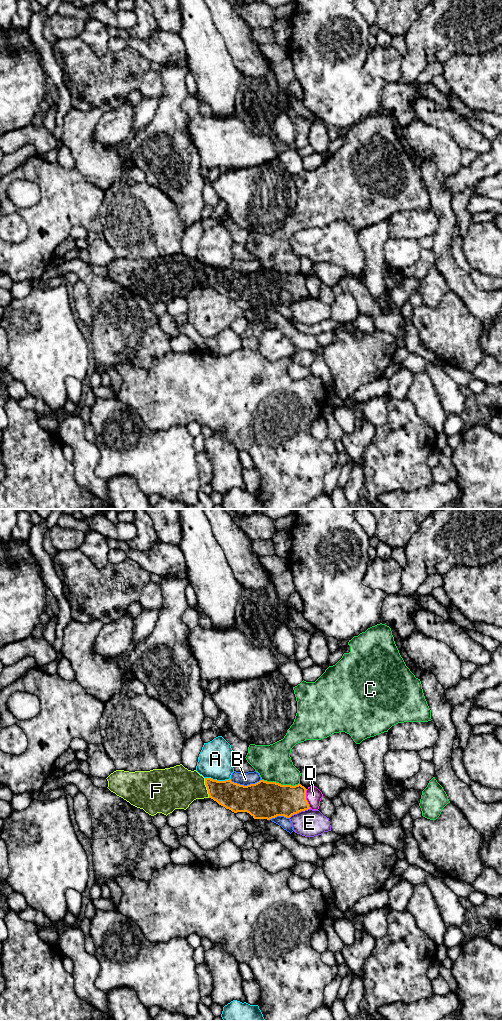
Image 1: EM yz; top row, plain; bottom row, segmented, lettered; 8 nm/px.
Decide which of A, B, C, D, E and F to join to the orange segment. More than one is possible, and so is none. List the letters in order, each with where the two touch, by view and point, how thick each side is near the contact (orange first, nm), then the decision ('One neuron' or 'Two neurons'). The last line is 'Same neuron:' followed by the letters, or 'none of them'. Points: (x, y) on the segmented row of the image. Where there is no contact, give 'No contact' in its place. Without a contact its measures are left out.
A: Touches orange at yz (218, 781). Thickness 220 nm (orange) against 280 nm. Two neurons
B: Touches orange at yz (245, 786). Thickness 300 nm (orange) against 100 nm. Two neurons
C: Touches orange at yz (280, 784). Thickness 300 nm (orange) against 280 nm. Two neurons
D: Touches orange at yz (305, 799). Thickness 260 nm (orange) against 130 nm. Two neurons
E: Touches orange at yz (299, 811). Thickness 280 nm (orange) against 220 nm. Two neurons
F: Touches orange at yz (207, 788). Thickness 220 nm (orange) against 340 nm. One neuron
Same neuron: F

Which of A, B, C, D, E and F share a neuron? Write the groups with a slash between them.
A / B / C / D / E / F

